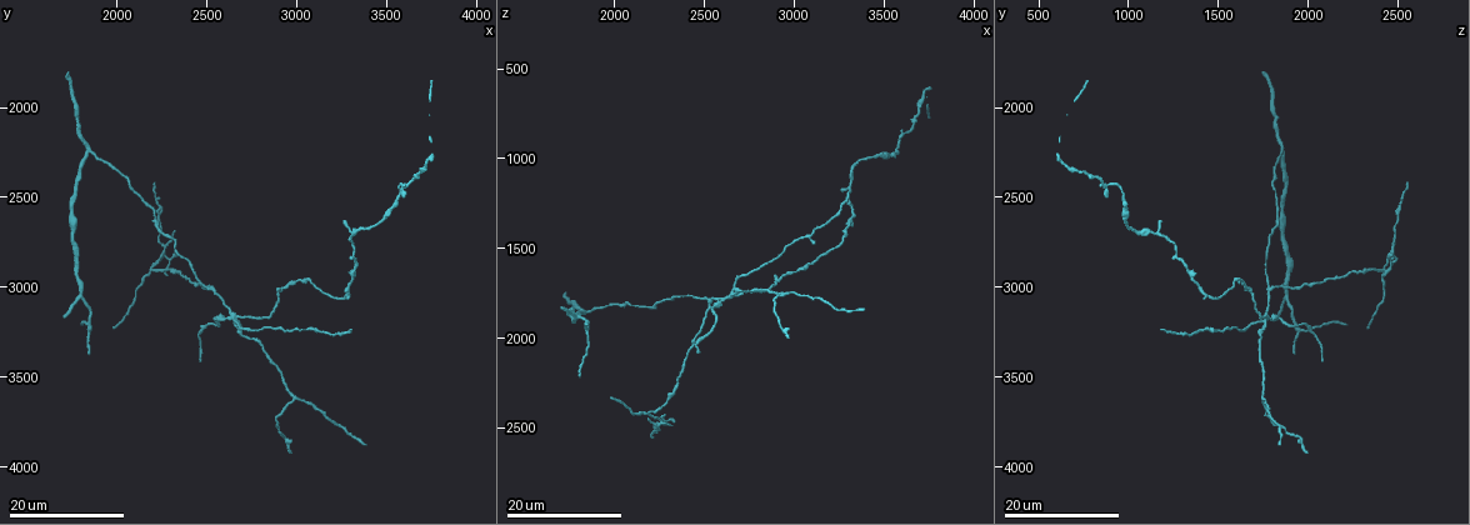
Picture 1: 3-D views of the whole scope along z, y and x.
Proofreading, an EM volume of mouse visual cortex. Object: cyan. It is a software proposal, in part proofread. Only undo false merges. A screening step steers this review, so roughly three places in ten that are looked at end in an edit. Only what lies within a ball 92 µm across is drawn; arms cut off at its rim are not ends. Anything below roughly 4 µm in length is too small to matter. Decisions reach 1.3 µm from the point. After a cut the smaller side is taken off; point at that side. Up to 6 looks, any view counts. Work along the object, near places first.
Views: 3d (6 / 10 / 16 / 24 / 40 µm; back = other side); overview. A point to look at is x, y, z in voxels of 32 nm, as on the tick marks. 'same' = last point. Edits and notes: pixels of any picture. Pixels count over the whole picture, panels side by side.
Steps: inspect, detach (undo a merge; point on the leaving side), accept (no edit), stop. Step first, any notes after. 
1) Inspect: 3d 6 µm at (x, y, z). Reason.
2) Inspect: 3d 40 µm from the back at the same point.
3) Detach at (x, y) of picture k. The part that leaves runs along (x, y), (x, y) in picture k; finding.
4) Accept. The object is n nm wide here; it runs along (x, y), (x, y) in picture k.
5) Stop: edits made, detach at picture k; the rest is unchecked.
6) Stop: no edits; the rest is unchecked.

Inspect: 3d 16 µm at (2980, 3600, 1740). A fork.

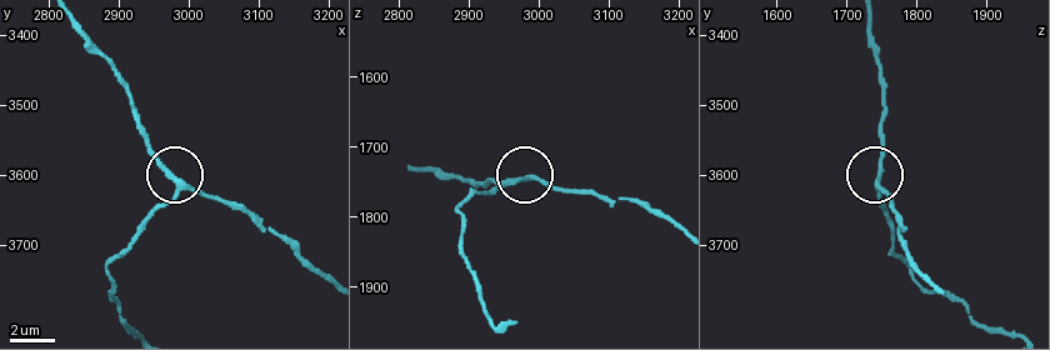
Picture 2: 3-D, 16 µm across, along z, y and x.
Inspect: 3d 10 µm at (2990, 3615, 1745).

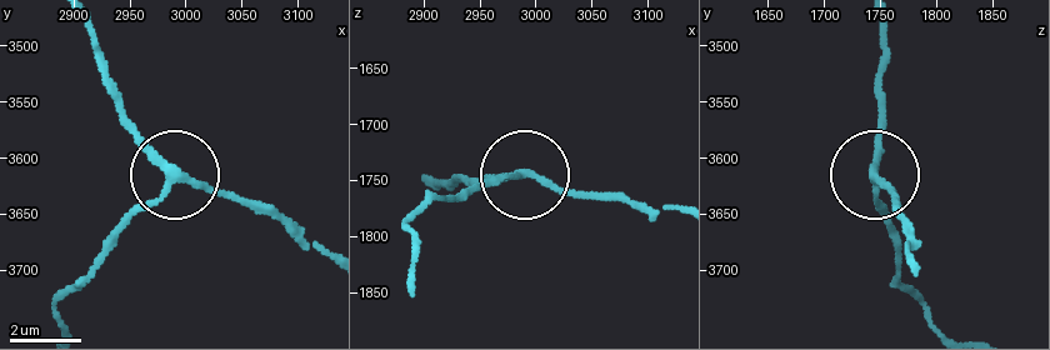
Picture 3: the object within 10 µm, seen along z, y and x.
Accept. It runs along (428, 178), (521, 178), (468, 186) in picture 3; one neuron here.

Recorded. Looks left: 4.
Inspect: 3d 24 µm at (1800, 3040, 1880). Three-way junction.

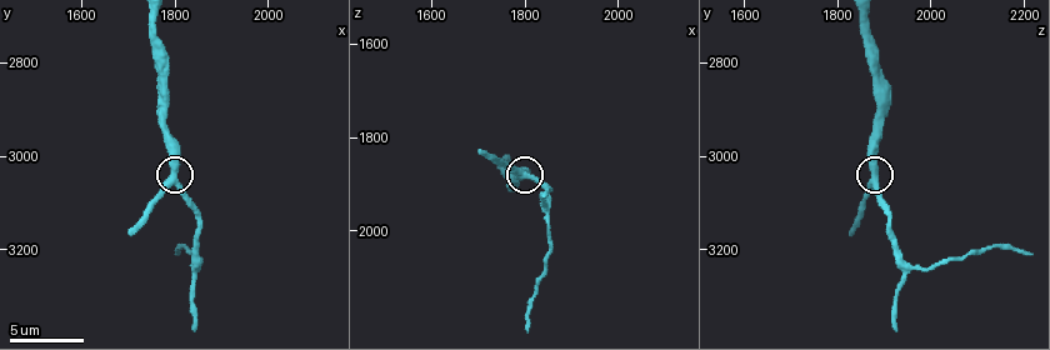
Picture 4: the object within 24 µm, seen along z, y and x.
Inspect: 3d 6 µm at (1800, 3060, 1875). Zoom in.

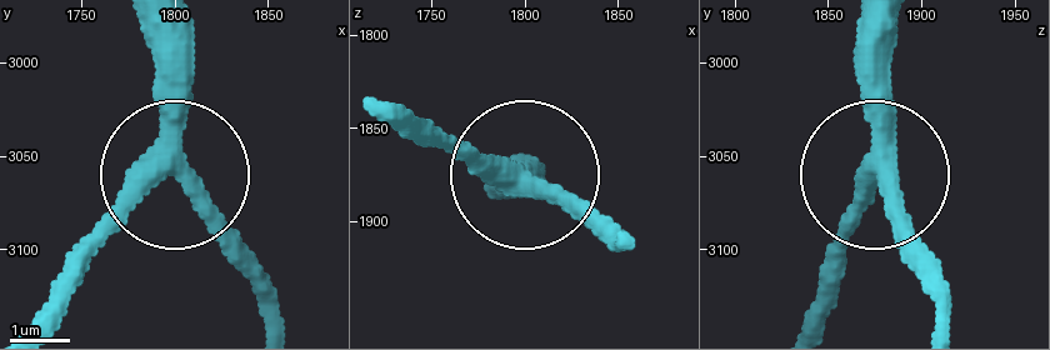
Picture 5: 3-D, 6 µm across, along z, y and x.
Accept. One neuron here.

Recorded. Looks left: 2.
Inspect: 3d 24 µm at (2540, 3000, 1780). Three-way junction.

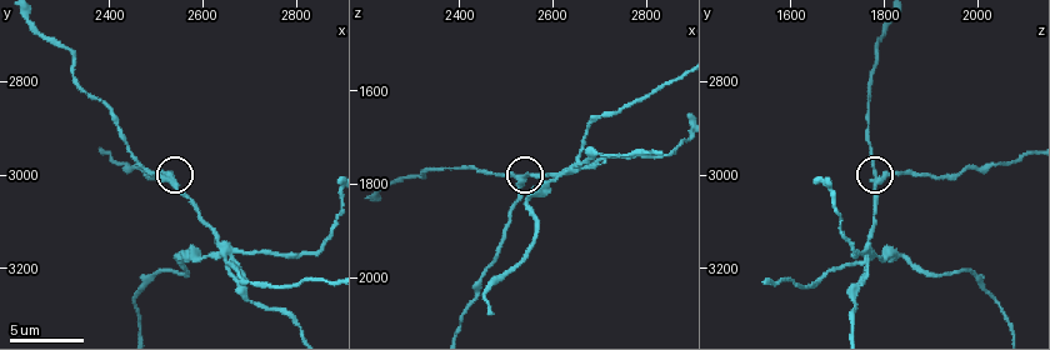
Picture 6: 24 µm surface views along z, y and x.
Inspect: 3d 6 µm at (2530, 3005, 1795).

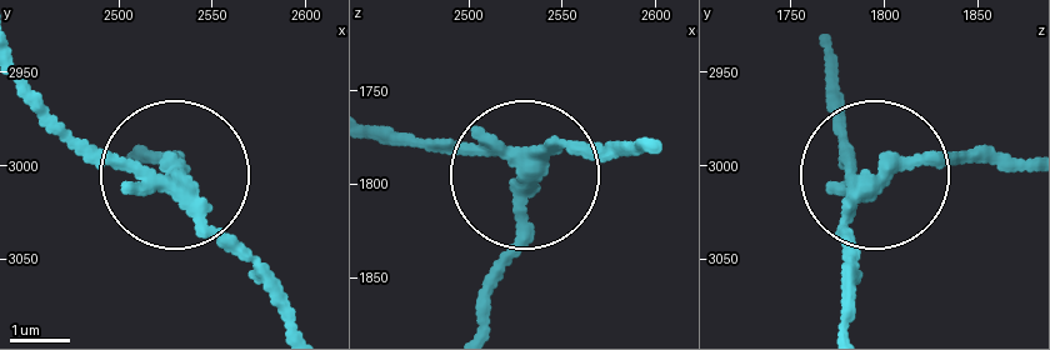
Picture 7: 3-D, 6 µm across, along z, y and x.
Detach at (518, 248) of picture 7. The part that leaves runs along (521, 166), (521, 236), (491, 325) in picture 7; two neurons meet here.

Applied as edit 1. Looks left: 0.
Stop: edits made, detach at picture 7; the rest is unchecked.

